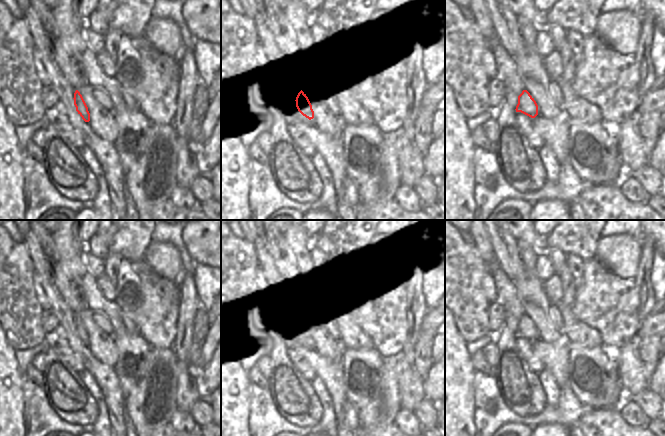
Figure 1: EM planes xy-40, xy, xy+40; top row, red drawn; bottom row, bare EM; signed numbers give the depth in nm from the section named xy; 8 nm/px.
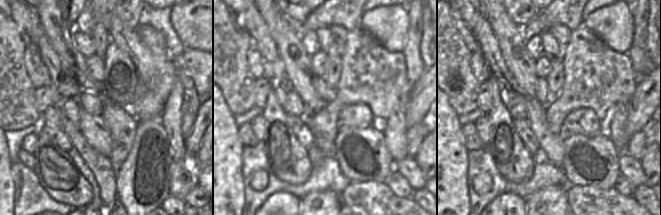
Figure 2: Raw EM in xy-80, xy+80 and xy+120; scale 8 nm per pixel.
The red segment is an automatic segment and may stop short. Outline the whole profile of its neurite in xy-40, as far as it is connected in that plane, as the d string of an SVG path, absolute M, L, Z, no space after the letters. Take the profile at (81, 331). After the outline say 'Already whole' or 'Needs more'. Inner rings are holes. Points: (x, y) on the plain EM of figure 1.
M78 314L74 317L74 329L76 331L76 335L82 341L85 346L90 345L90 337L88 335L88 331Z. Already whole

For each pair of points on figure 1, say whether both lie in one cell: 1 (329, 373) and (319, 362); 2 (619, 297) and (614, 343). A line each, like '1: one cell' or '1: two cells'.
1: one cell
2: one cell

